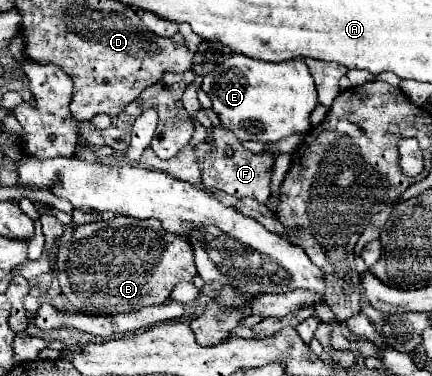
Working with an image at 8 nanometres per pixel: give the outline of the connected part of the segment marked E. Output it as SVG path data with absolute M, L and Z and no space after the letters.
M232 54L224 64L204 76L202 88L212 98L212 110L222 126L232 130L240 140L276 142L292 134L306 134L312 128L310 112L318 104L312 74L302 60L274 64Z

